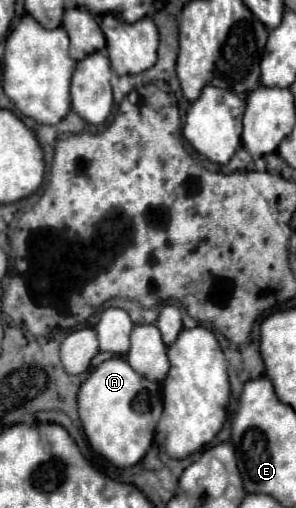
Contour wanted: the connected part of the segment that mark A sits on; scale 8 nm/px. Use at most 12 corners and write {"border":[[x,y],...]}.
{"border":[[124,357],[78,391],[88,443],[116,467],[153,444],[160,383]]}

